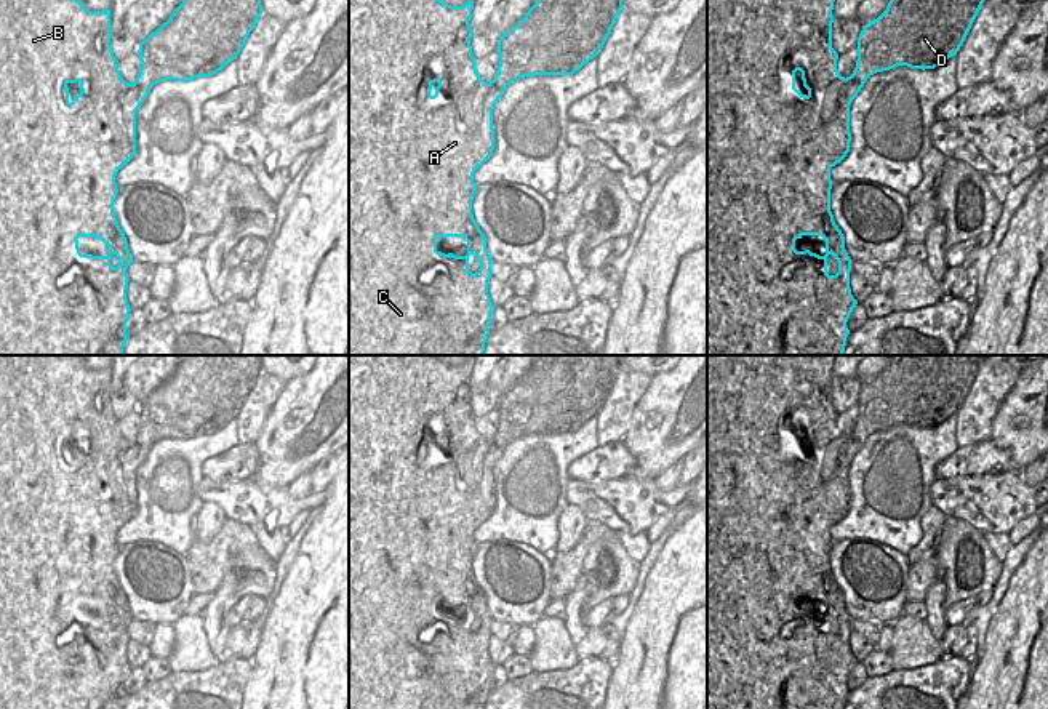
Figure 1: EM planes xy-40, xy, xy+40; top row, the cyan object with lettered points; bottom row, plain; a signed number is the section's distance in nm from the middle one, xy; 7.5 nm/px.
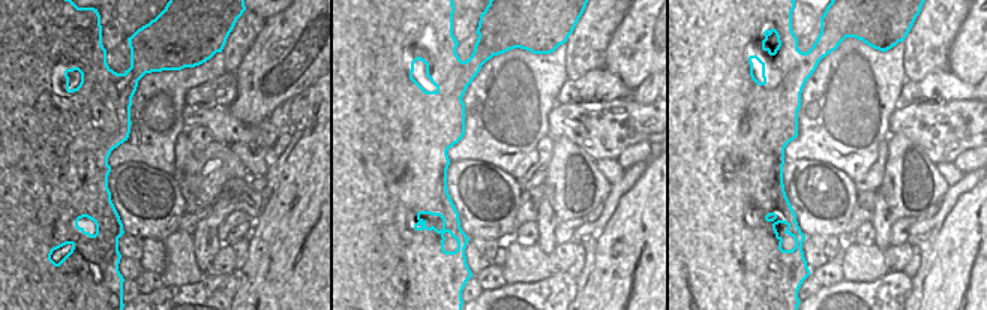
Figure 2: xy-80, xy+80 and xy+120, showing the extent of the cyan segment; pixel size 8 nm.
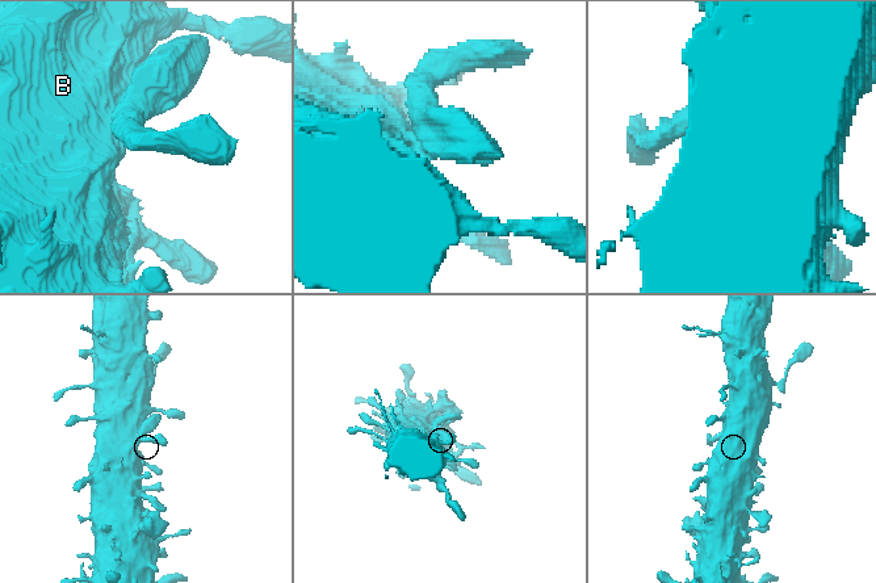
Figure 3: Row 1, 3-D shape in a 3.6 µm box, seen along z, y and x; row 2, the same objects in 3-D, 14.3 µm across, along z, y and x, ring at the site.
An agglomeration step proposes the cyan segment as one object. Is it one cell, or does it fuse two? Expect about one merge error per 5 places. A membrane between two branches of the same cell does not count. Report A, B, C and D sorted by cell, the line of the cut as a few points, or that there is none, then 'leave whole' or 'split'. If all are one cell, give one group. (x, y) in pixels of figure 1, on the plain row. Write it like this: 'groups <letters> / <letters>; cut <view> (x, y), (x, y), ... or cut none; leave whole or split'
groups A B C D; cut none; leave whole

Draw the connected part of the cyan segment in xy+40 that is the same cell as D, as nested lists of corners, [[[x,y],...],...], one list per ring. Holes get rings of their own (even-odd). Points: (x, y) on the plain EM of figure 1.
[[[707,355],[707,709],[845,709],[846,695],[850,688],[846,680],[856,666],[858,659],[851,653],[850,647],[850,631],[851,631],[851,618],[845,608],[845,595],[838,584],[834,579],[834,573],[830,570],[830,527],[840,522],[846,512],[850,511],[851,491],[850,491],[850,464],[853,458],[858,455],[866,439],[883,429],[894,427],[898,424],[907,424],[910,427],[934,427],[946,421],[949,416],[955,415],[960,405],[963,403],[986,355],[891,355],[886,368],[869,383],[862,384],[862,389],[858,395],[858,419],[853,432],[850,435],[842,435],[837,429],[838,413],[832,407],[832,368],[837,355]],[[795,431],[802,431],[803,445],[808,448],[806,453],[802,453],[795,447]],[[803,594],[821,594],[826,599],[826,613],[819,615],[811,611],[810,608],[797,610],[795,599]],[[832,613],[838,621],[838,631],[835,634],[827,632],[827,615]]]

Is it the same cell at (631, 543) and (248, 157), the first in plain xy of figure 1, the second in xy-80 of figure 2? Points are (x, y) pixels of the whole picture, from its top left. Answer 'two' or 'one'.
one

